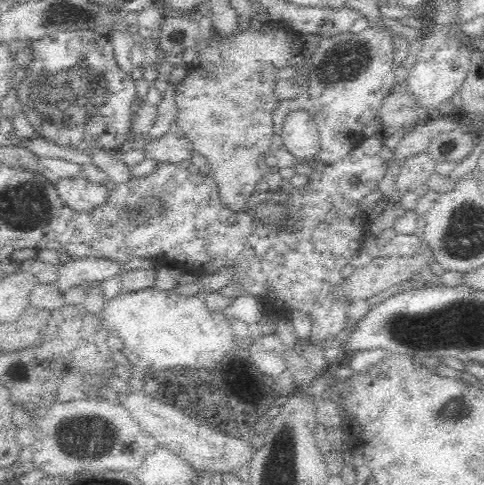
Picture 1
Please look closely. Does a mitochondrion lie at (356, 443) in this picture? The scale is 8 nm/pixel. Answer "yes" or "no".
no

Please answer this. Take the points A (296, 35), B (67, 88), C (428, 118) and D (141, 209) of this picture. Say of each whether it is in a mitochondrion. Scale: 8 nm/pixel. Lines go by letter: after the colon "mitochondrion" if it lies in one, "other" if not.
A: other
B: mitochondrion
C: other
D: mitochondrion

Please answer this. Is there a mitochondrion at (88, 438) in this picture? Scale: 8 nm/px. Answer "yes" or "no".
yes

